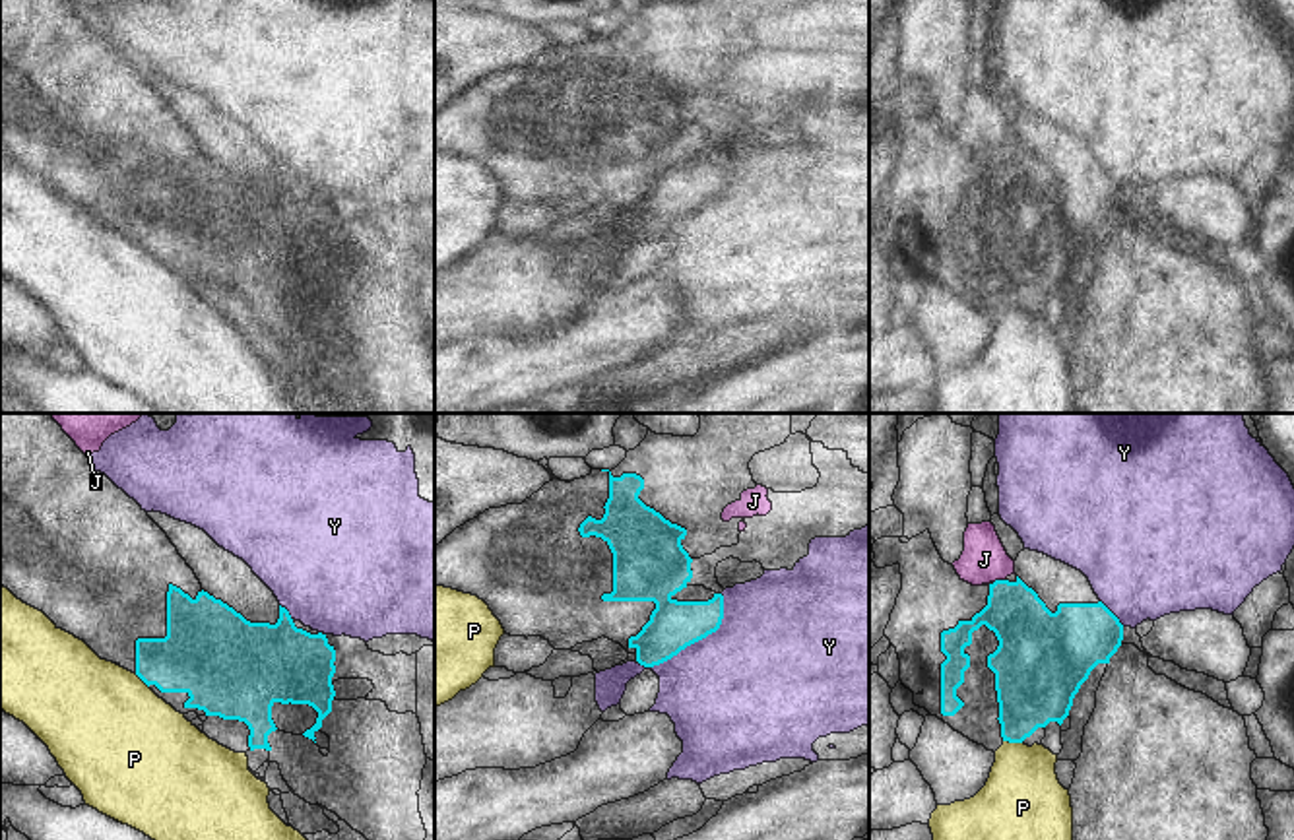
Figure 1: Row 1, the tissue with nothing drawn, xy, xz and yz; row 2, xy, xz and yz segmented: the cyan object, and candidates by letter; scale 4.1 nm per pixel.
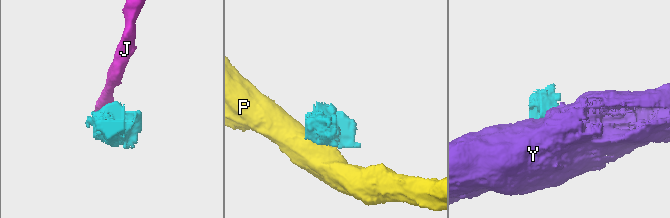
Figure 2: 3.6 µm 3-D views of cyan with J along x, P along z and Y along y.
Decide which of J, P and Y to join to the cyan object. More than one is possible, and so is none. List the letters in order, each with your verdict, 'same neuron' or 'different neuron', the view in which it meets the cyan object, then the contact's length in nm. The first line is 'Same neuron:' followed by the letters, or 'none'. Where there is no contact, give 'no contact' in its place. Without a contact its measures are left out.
Same neuron: none
J: different neuron; meets cyan in yz; contact 50 nm long
P: different neuron; meets cyan in yz; contact 80 nm long
Y: different neuron; meets cyan in xz; contact 460 nm long

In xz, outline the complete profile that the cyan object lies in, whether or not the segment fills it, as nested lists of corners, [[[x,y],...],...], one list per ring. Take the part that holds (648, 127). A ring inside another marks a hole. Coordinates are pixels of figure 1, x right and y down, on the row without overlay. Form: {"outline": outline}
{"outline": [[[609,37],[609,64],[601,85],[588,81],[578,97],[582,103],[601,103],[613,118],[613,157],[603,159],[603,167],[654,167],[650,186],[636,202],[629,204],[629,213],[636,215],[636,227],[644,233],[660,231],[677,221],[687,211],[716,198],[724,184],[724,161],[704,151],[691,151],[693,124],[681,107],[687,95],[671,89],[660,78],[646,72],[638,60],[644,45],[636,39],[613,43]]]}

